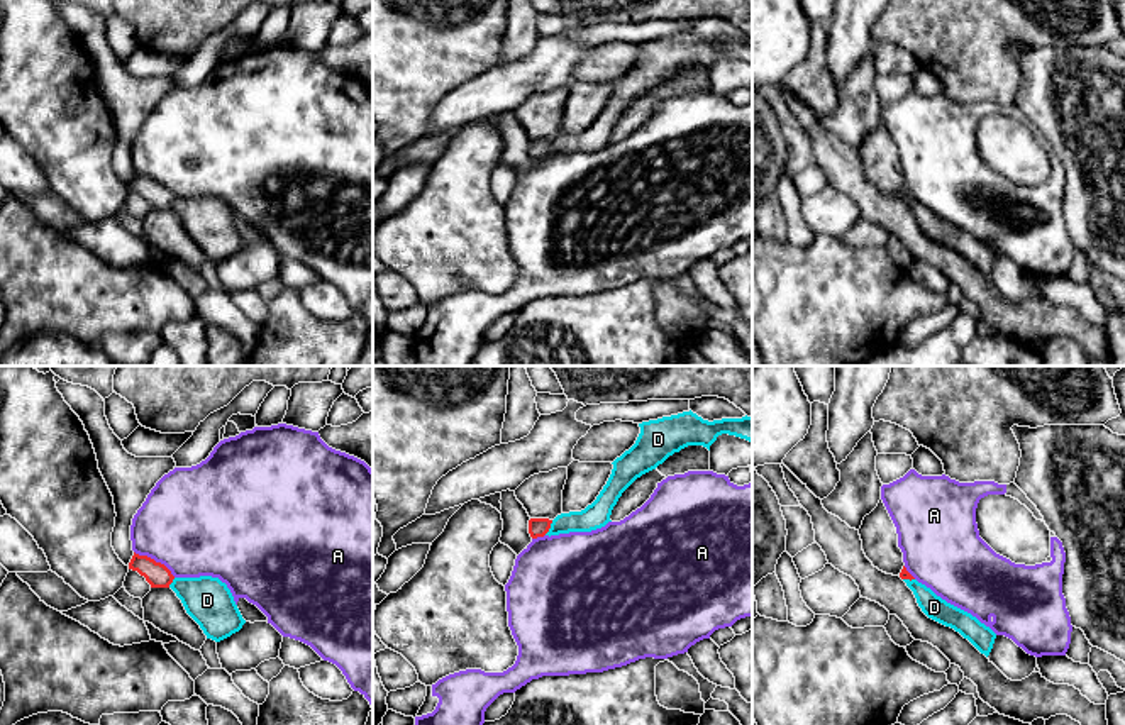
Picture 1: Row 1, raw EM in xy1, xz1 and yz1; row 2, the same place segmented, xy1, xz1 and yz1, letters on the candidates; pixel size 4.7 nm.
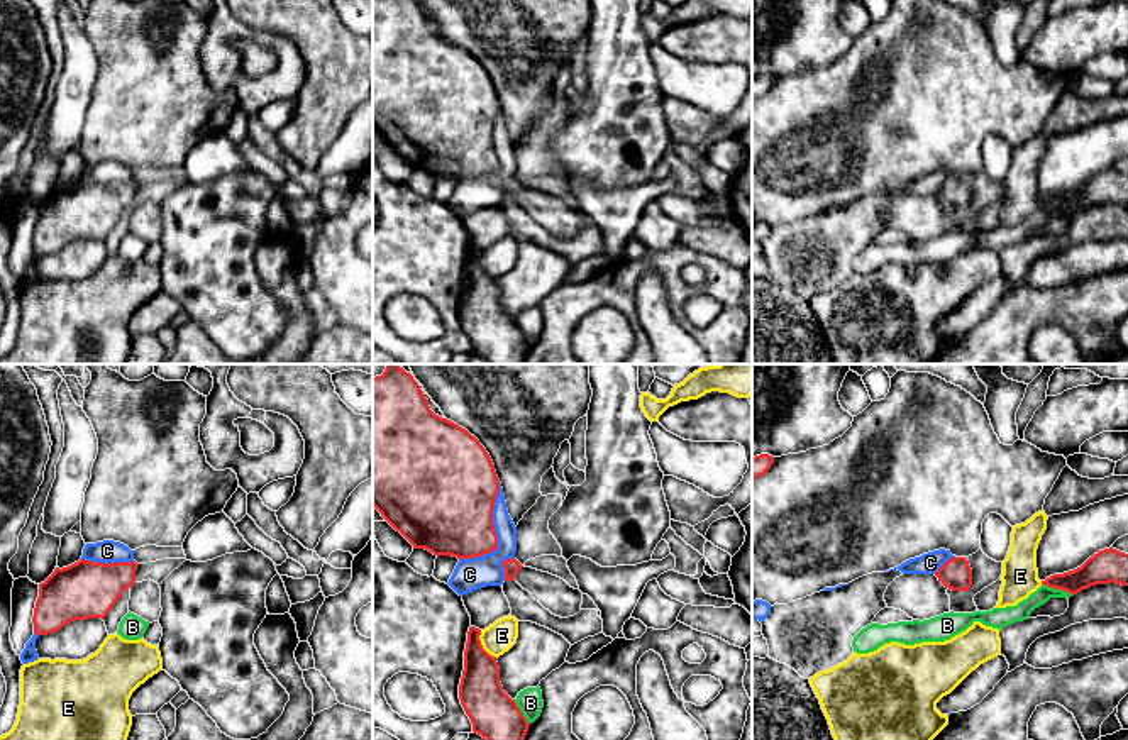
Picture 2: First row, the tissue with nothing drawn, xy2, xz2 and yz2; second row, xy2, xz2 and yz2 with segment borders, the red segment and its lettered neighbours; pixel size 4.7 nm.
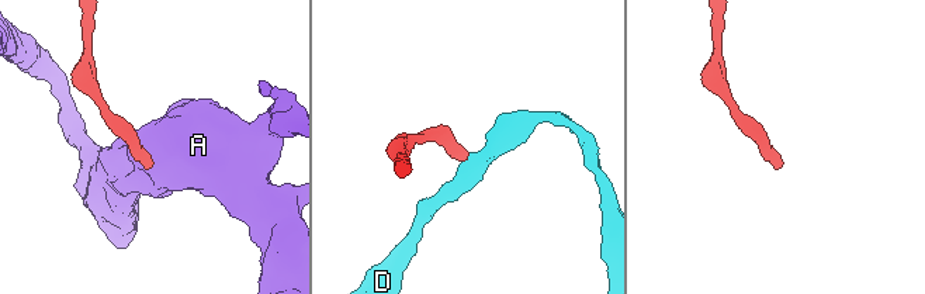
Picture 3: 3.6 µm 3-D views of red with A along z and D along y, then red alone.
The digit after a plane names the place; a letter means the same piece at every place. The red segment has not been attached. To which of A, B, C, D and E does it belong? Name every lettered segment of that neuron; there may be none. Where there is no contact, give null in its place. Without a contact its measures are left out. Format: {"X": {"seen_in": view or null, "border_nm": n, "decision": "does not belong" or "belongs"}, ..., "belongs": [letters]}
{"A": {"seen_in": "xy1", "border_nm": 240, "decision": "does not belong"}, "B": {"seen_in": "yz2", "border_nm": 160, "decision": "does not belong"}, "C": {"seen_in": "xz2", "border_nm": 420, "decision": "does not belong"}, "D": {"seen_in": "xz1", "border_nm": 80, "decision": "does not belong"}, "E": {"seen_in": "xz2", "border_nm": 160, "decision": "does not belong"}, "belongs": []}

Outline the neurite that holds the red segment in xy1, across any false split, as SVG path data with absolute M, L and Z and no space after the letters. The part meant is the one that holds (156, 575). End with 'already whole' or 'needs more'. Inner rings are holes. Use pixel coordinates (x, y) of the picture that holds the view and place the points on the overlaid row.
M136 552L129 562L129 569L137 571L141 576L144 576L151 588L169 588L175 579L164 564Z; already whole

